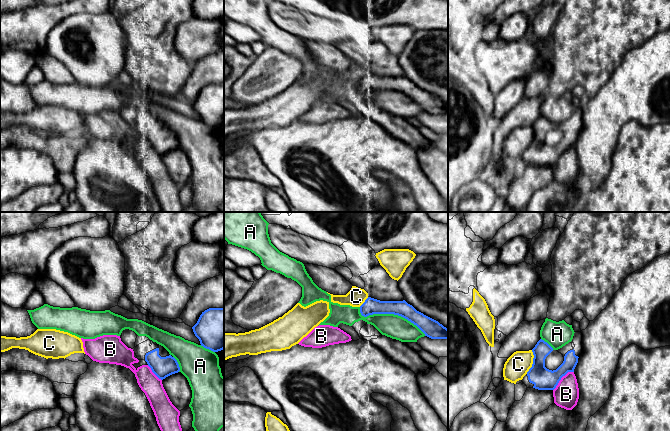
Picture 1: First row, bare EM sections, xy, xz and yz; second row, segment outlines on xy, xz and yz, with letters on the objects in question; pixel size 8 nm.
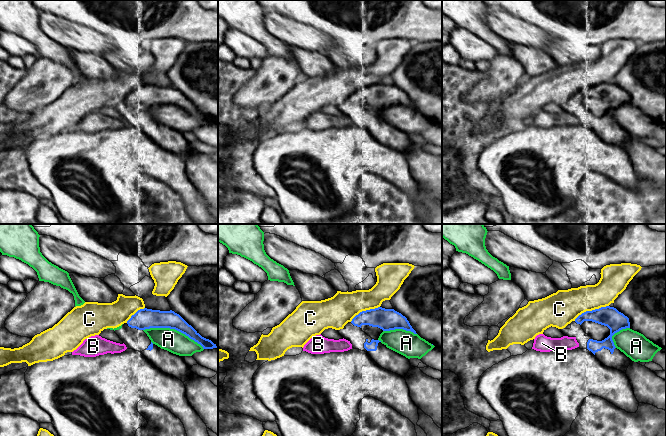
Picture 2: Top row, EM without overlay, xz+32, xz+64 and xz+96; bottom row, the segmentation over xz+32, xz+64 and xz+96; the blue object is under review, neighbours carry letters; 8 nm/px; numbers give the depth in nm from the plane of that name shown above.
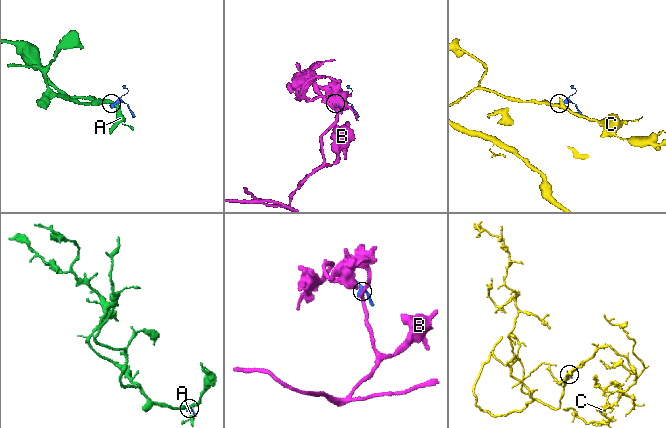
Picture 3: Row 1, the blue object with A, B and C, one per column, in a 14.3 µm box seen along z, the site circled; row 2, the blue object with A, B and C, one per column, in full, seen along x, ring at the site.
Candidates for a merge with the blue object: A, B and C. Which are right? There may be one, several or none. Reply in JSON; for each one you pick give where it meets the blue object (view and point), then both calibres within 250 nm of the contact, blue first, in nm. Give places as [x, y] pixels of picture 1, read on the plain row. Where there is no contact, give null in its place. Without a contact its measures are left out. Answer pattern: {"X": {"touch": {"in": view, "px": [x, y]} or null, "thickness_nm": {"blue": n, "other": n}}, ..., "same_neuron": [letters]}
{"same_neuron": []}

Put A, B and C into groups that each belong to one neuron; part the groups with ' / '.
A / B / C

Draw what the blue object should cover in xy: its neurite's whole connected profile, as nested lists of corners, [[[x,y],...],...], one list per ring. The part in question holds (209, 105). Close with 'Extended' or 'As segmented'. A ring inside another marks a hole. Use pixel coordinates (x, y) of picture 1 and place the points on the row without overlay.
[[[224,83],[209,84],[202,88],[192,103],[201,122],[213,128],[224,125]]]. As segmented

